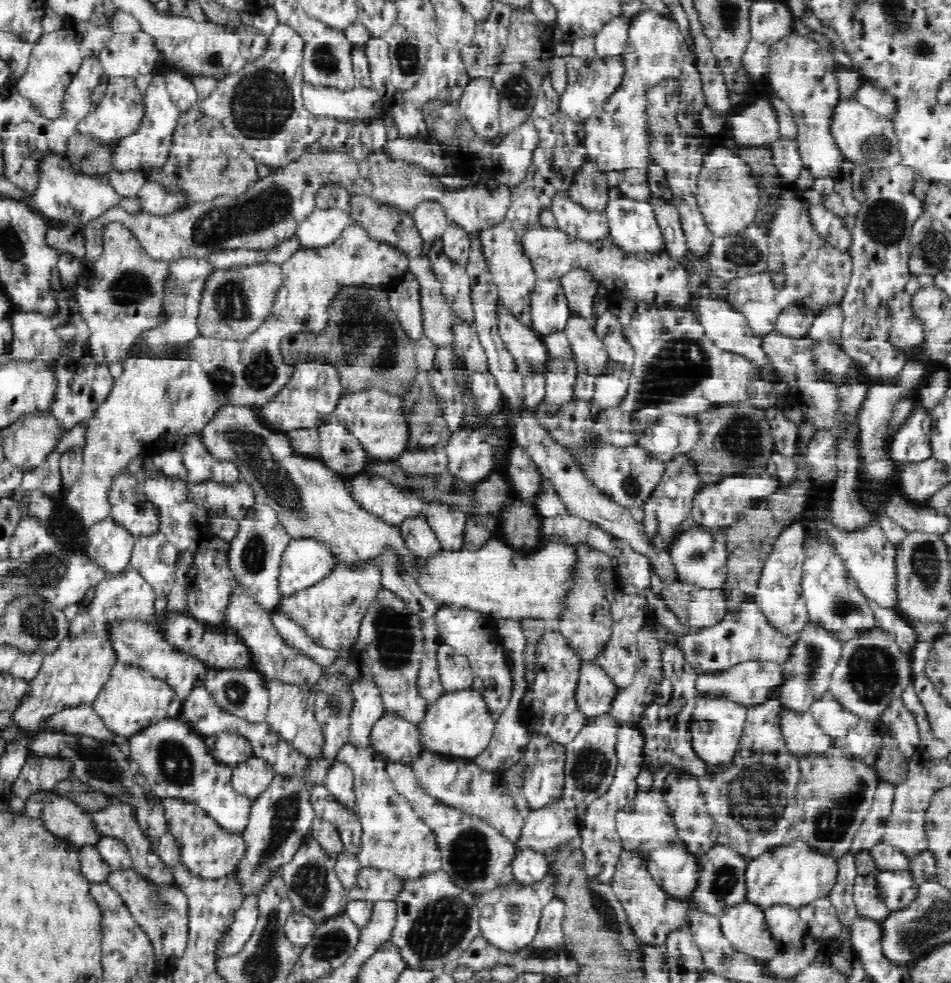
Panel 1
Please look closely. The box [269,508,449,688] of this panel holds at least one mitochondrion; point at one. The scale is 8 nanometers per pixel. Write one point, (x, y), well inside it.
(392, 650)

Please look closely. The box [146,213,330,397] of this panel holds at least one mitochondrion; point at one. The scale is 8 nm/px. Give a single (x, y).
(231, 299)

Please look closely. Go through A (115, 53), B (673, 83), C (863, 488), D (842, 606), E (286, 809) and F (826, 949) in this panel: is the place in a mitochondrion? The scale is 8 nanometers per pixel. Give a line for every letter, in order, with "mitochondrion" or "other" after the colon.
A: other
B: other
C: other
D: mitochondrion
E: mitochondrion
F: other

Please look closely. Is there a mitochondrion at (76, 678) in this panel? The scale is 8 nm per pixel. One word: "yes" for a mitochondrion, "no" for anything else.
no

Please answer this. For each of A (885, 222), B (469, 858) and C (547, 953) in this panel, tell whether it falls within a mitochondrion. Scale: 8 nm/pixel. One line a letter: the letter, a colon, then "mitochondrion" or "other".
A: mitochondrion
B: mitochondrion
C: mitochondrion

